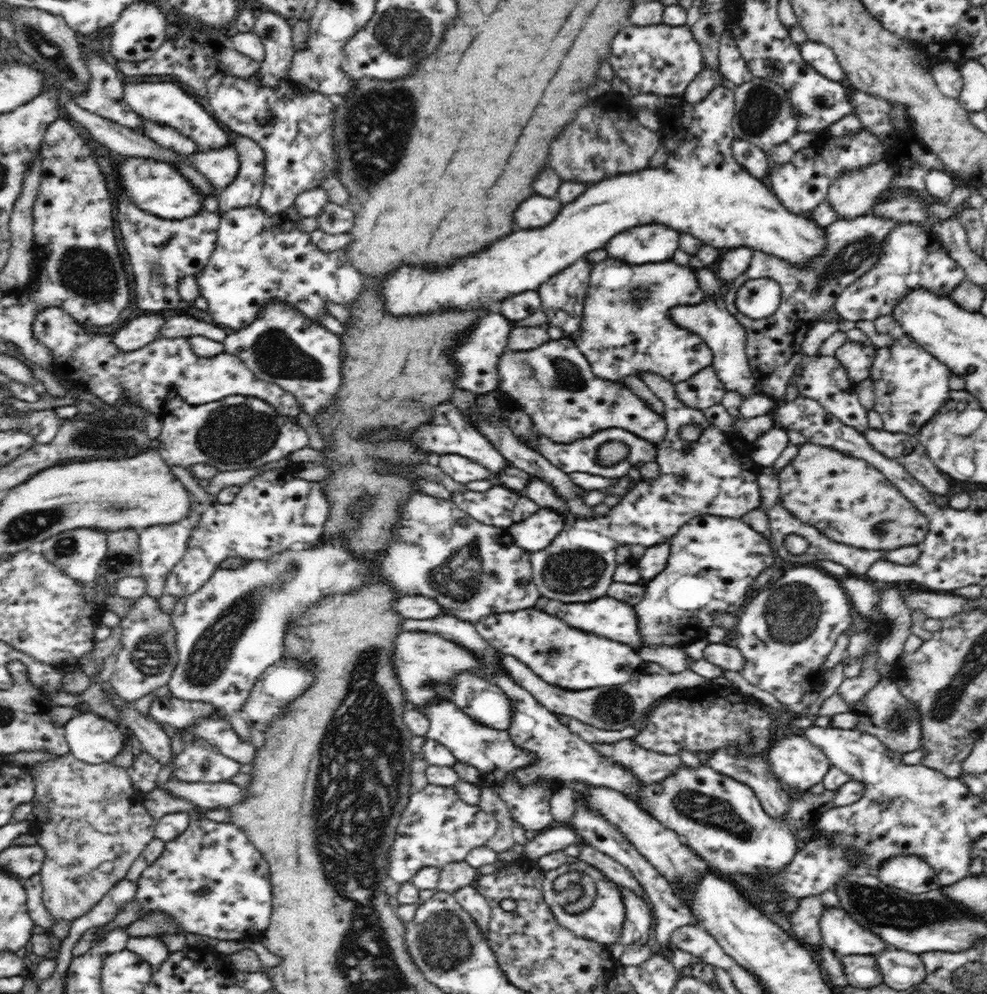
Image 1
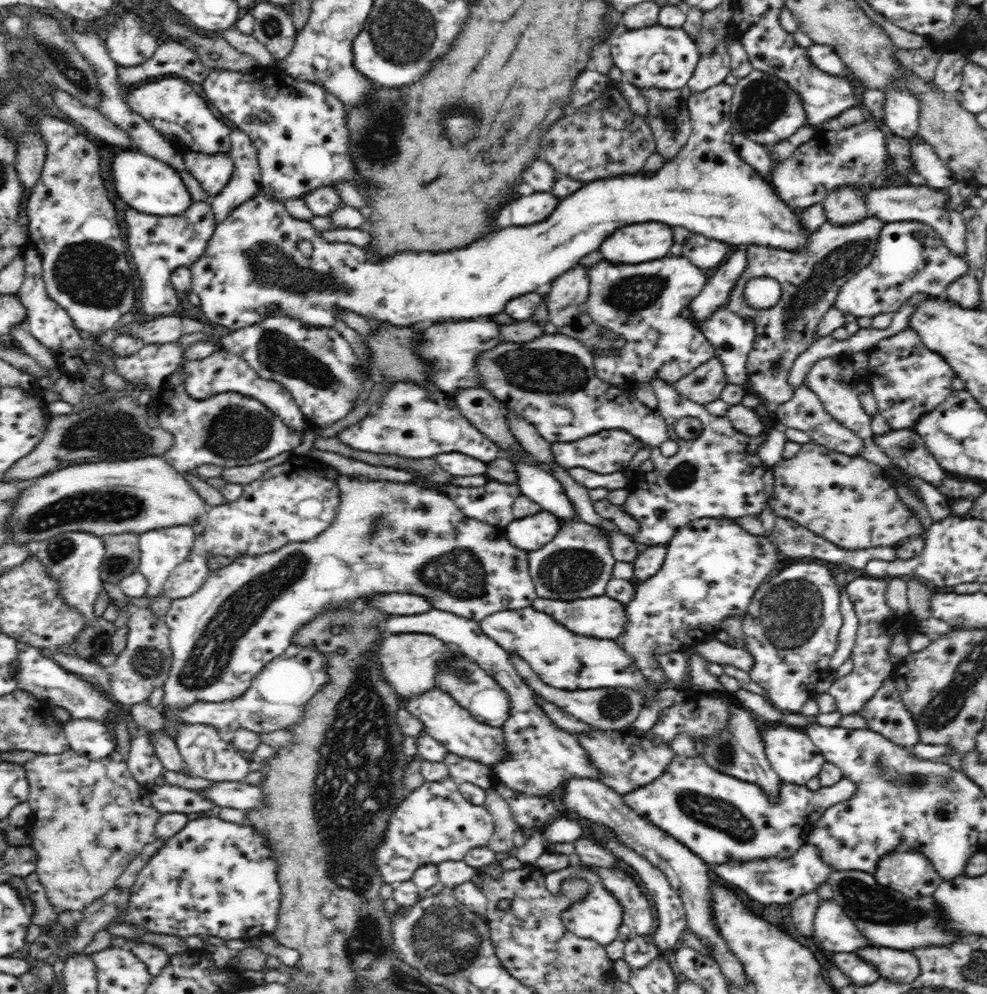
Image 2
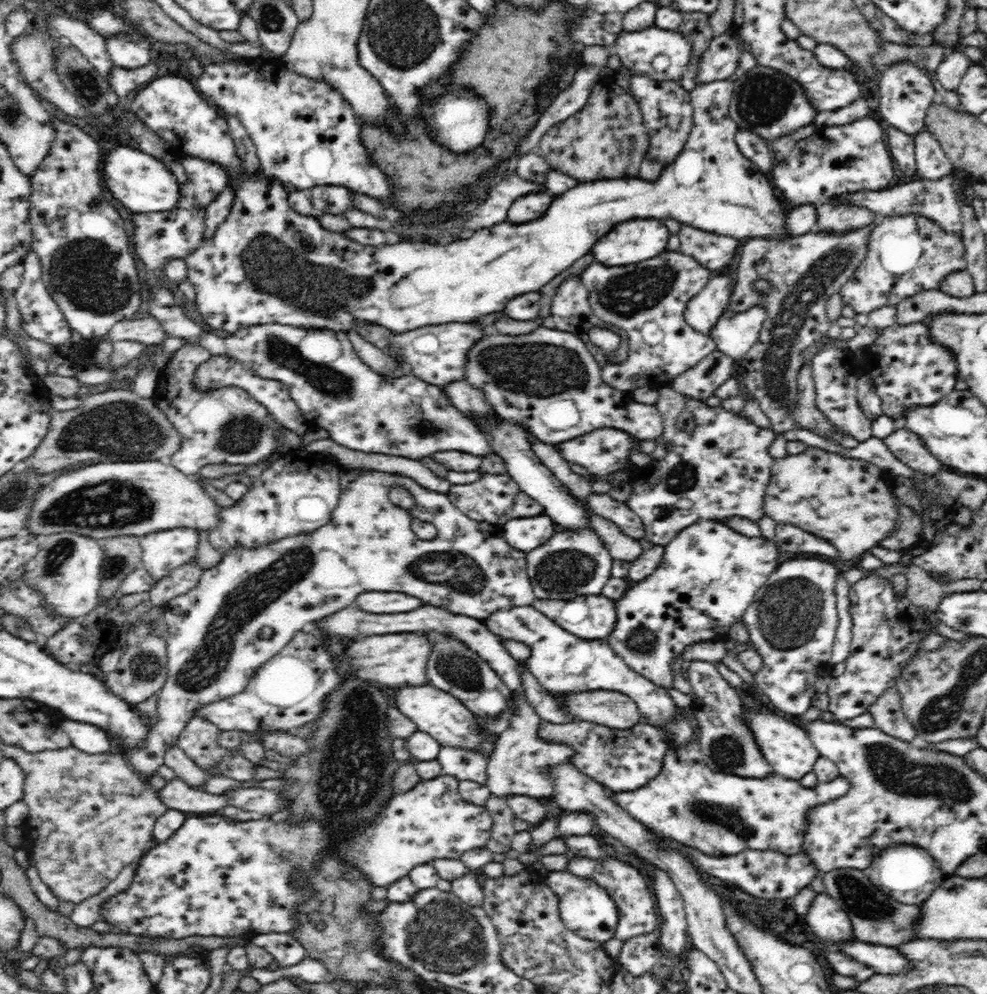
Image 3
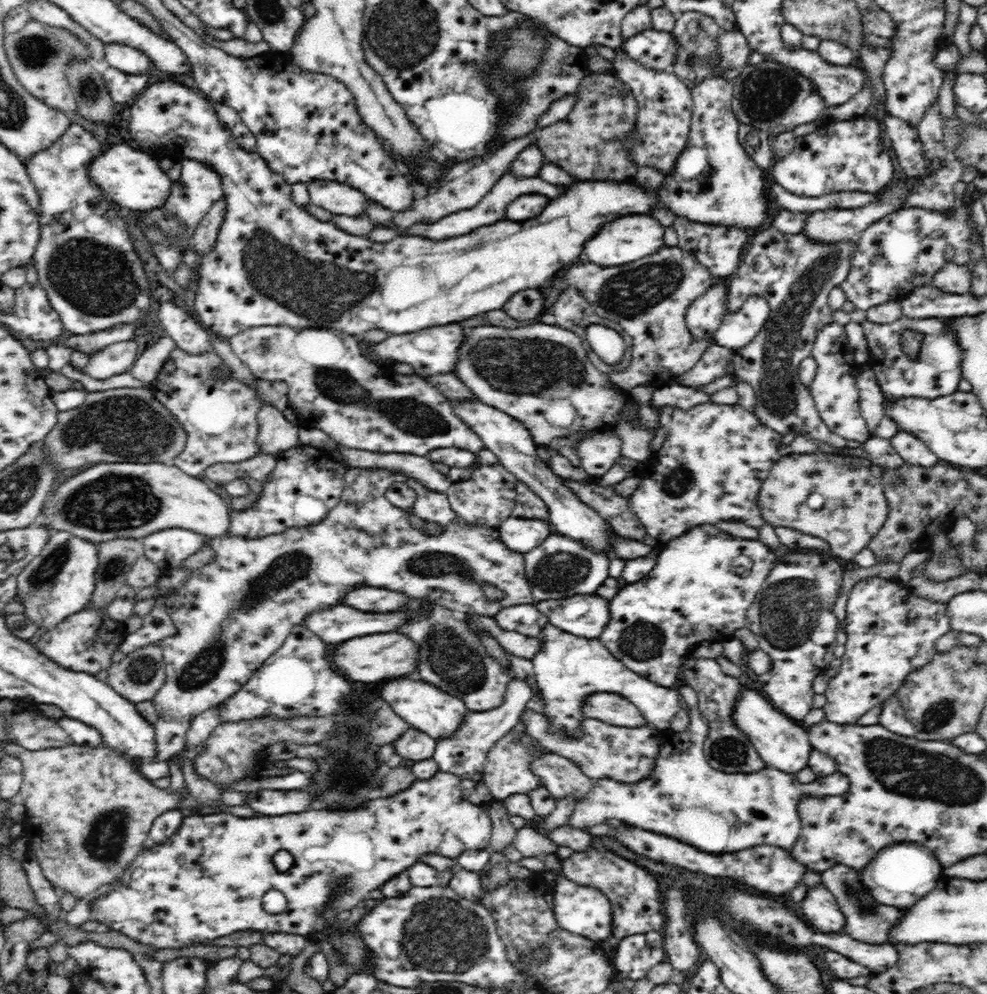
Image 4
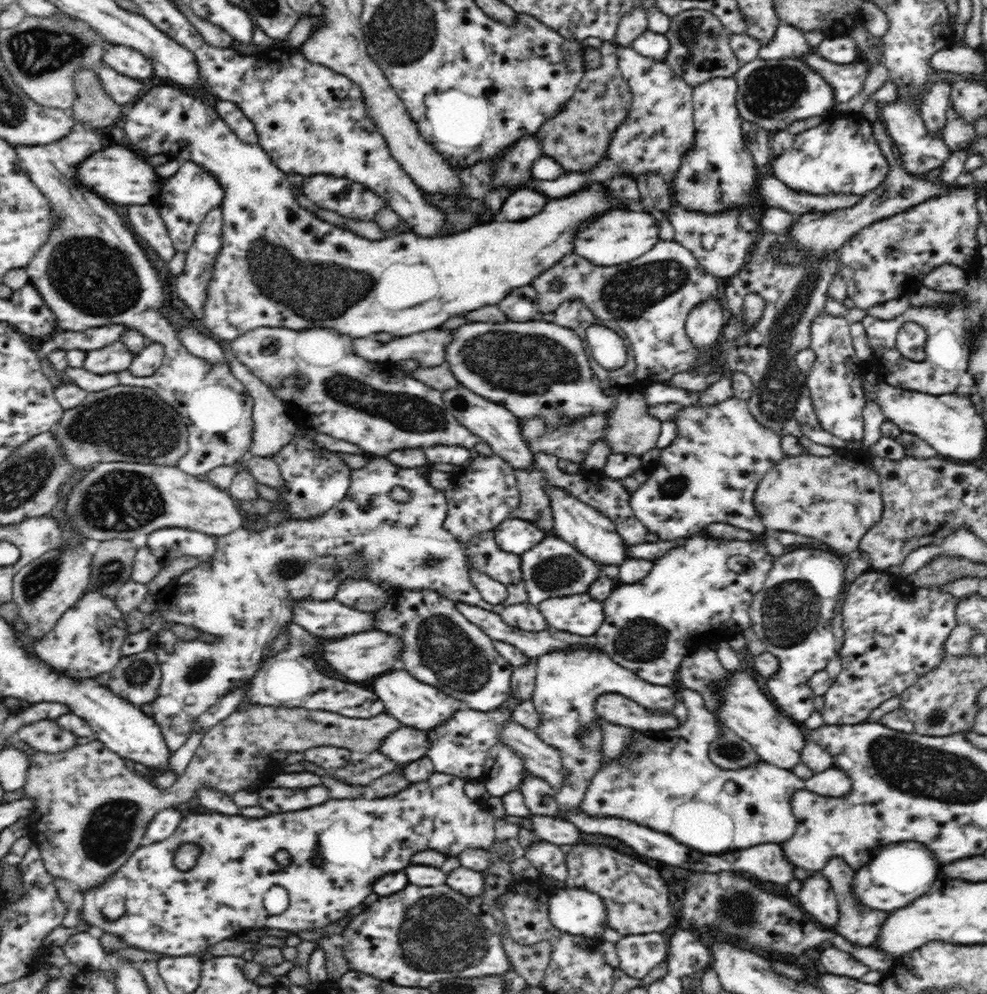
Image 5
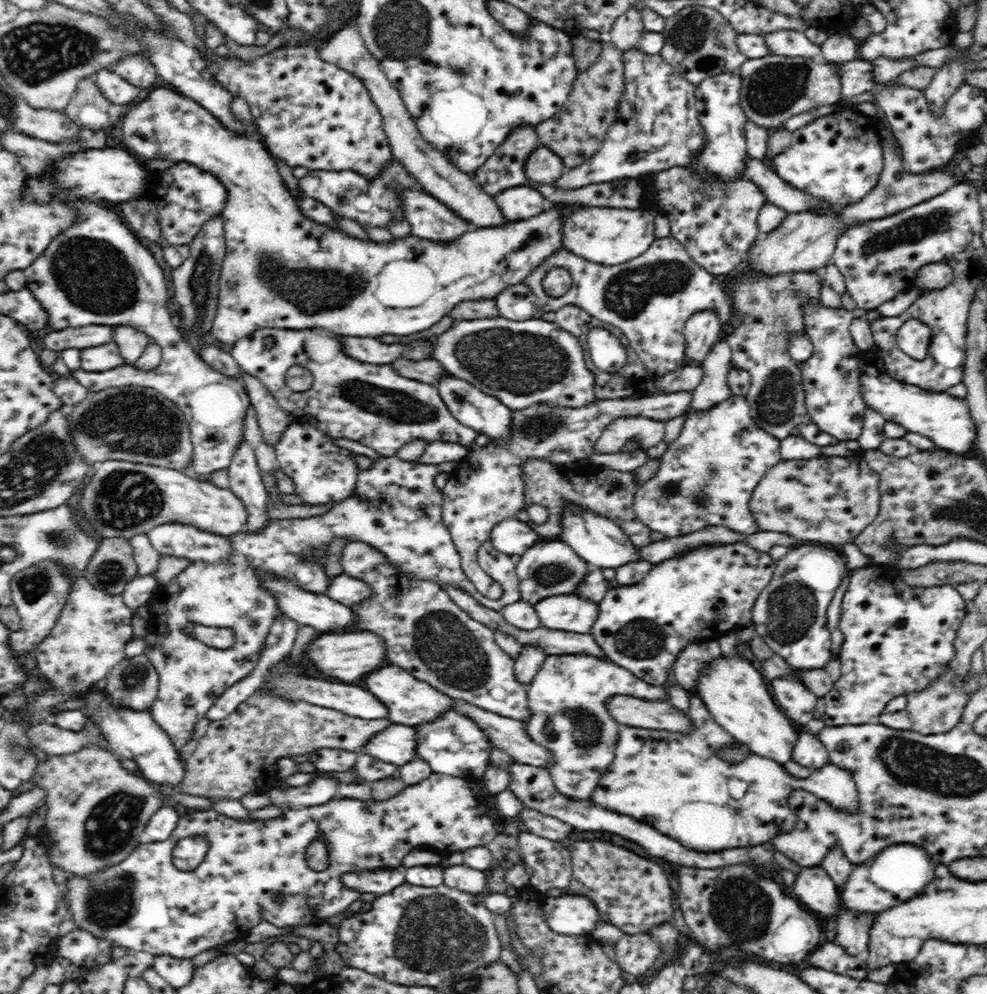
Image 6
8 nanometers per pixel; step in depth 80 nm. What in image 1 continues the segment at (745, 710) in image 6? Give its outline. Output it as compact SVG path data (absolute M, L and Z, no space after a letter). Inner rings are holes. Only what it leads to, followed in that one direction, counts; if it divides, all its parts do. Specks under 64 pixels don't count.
M804 735L778 738L766 755L776 776L799 792L822 783L832 767L830 759Z

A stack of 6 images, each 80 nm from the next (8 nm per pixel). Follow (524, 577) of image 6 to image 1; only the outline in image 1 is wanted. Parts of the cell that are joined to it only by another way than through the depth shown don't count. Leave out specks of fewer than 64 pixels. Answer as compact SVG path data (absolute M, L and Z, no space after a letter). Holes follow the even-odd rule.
M638 370L636 374L648 388L664 403L663 419L667 425L667 432L657 446L657 464L660 474L658 480L639 482L638 486L622 497L619 504L608 510L604 516L591 515L586 519L576 519L573 524L565 524L560 534L542 550L532 553L533 581L536 583L541 596L552 600L559 600L566 604L587 603L597 598L608 597L613 574L616 572L617 548L622 545L641 544L647 548L657 544L668 543L669 540L693 518L705 515L724 518L741 519L750 510L761 507L760 486L756 477L761 467L752 461L752 442L744 441L737 436L722 434L718 428L713 428L698 409L686 407L676 399L674 384L663 376L646 370ZM687 424L701 427L701 434L696 441L683 440L679 431Z

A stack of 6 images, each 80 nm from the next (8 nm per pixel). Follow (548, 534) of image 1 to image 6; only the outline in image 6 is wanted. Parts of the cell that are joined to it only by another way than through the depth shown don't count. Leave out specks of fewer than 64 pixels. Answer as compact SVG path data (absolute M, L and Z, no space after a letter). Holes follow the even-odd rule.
M516 518L499 522L490 535L490 540L498 552L519 558L542 538L529 524Z

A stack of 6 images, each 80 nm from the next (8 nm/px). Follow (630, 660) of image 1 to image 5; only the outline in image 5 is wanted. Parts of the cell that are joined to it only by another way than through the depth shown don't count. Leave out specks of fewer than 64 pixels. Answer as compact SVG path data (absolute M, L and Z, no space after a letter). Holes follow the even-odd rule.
M530 602L506 605L498 615L508 626L523 631L542 632L551 630L551 626L546 622L537 605ZM594 643L570 644L566 648L548 650L535 659L535 689L532 696L536 710L541 714L541 723L535 730L547 744L560 751L563 767L569 772L565 785L556 793L558 814L554 817L568 820L567 816L578 809L586 794L586 788L596 770L602 766L600 740L594 709L600 694L621 694L656 715L672 713L678 698L668 686L650 684L634 671L620 666L607 652L601 651Z

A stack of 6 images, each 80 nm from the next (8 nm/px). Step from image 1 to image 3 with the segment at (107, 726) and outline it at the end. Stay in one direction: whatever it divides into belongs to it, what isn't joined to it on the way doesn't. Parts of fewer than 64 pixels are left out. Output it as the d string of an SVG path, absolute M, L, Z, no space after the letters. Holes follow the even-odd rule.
M63 718L60 729L71 740L71 746L88 754L110 753L110 735L99 726Z

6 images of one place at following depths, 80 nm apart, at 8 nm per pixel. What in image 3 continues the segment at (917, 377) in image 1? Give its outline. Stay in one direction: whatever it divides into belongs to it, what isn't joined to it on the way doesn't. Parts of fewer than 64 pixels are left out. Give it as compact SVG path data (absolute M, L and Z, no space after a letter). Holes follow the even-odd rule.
M924 323L906 326L894 324L888 328L875 331L874 335L876 340L864 351L867 363L870 364L869 376L874 383L874 392L880 397L882 414L898 423L899 427L902 427L902 422L906 418L905 414L912 407L933 405L955 389L956 378L959 376L957 375L958 369L954 355L950 353L950 350L946 350L928 339L928 329Z

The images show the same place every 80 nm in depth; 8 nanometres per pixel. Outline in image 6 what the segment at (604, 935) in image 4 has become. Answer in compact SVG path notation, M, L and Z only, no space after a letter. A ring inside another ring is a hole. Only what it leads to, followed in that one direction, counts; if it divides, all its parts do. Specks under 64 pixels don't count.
M583 894L547 895L543 903L546 921L554 933L567 936L592 935L602 918L590 897Z

